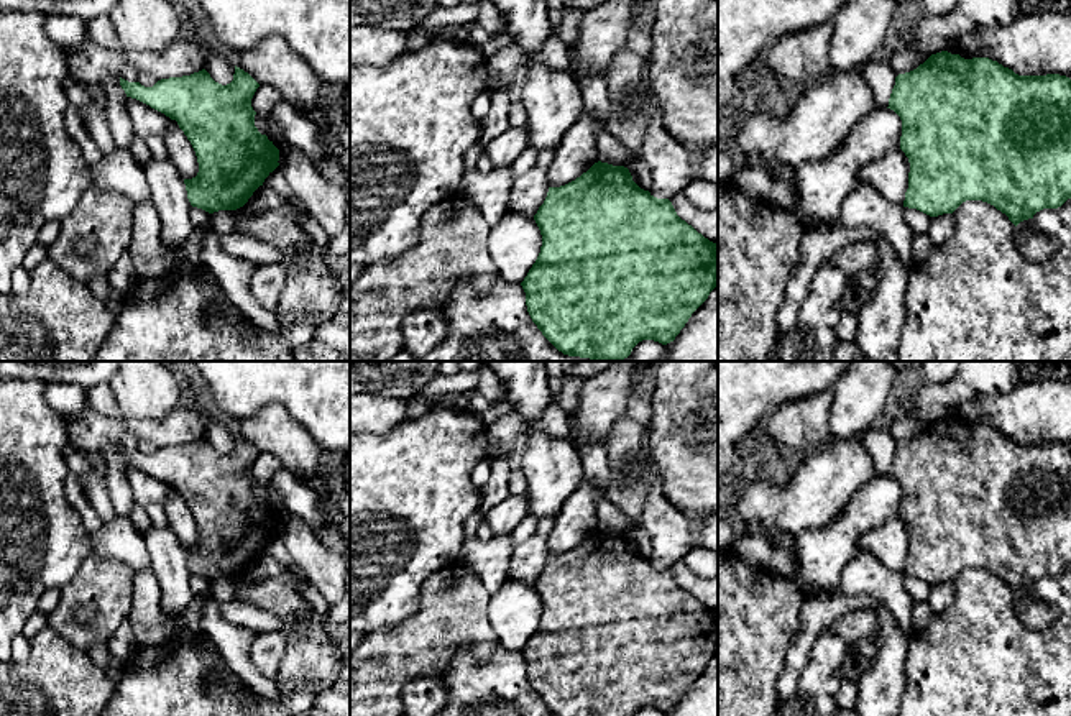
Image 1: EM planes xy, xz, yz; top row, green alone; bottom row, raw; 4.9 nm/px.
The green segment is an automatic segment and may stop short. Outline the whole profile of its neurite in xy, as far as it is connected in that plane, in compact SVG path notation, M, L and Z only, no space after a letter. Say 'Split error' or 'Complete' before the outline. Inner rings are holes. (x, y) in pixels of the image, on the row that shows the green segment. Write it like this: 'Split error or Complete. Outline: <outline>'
Complete. Outline: M235 66L233 80L227 85L215 82L205 69L191 76L161 79L153 87L120 77L120 85L126 97L176 120L191 141L199 163L197 176L184 179L192 207L209 213L237 210L279 166L279 149L255 126L256 112L251 107L251 99L260 84L243 69Z

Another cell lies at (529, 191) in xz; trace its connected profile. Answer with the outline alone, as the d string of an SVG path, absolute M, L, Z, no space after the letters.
M534 166L514 179L508 210L534 218L539 207L544 204L547 192L547 168Z

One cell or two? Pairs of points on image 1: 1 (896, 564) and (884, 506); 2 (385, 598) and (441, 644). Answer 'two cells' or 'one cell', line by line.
1: two cells
2: two cells

